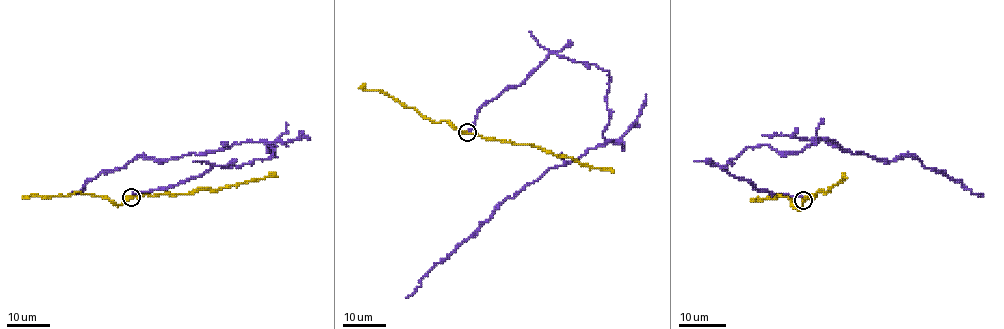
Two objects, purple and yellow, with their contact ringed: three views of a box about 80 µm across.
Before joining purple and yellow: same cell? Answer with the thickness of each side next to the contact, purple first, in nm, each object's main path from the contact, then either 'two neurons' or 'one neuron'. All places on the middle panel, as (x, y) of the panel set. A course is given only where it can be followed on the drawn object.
calibres 260 and 260 nm; course purple (467, 132), (481, 107), (521, 84), (550, 53), (607, 71), (604, 142), (507, 197), (406, 297); course yellow (467, 132), (485, 138), (528, 143), (613, 172); two neurons

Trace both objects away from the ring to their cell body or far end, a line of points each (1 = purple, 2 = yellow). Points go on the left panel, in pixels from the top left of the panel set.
1: (131, 196), (214, 166), (271, 157), (273, 149), (261, 140), (158, 162), (136, 156), (70, 194)
2: (131, 197), (192, 193), (199, 189), (215, 190), (253, 179), (277, 177)

